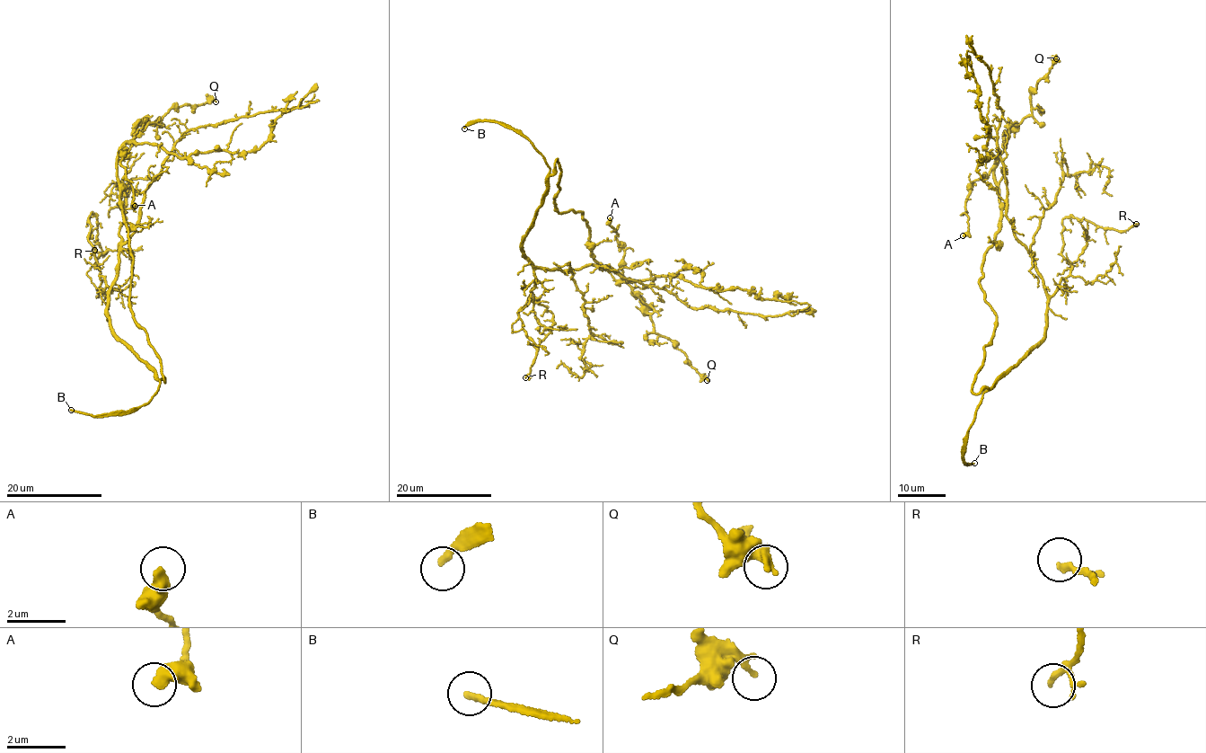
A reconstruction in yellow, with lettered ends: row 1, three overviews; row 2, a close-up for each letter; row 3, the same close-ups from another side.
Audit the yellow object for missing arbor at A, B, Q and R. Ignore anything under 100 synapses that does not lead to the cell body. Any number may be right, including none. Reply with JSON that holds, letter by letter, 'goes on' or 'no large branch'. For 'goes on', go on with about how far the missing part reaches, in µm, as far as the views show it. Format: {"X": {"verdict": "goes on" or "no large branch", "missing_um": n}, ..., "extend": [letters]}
{"A": {"verdict": "no large branch"}, "B": {"verdict": "goes on", "missing_um": 60}, "Q": {"verdict": "no large branch"}, "R": {"verdict": "no large branch"}, "extend": ["B"]}

